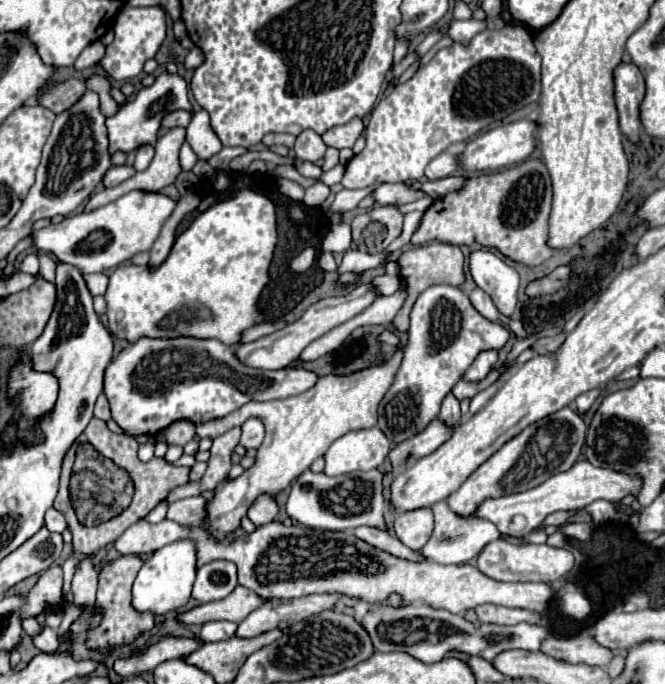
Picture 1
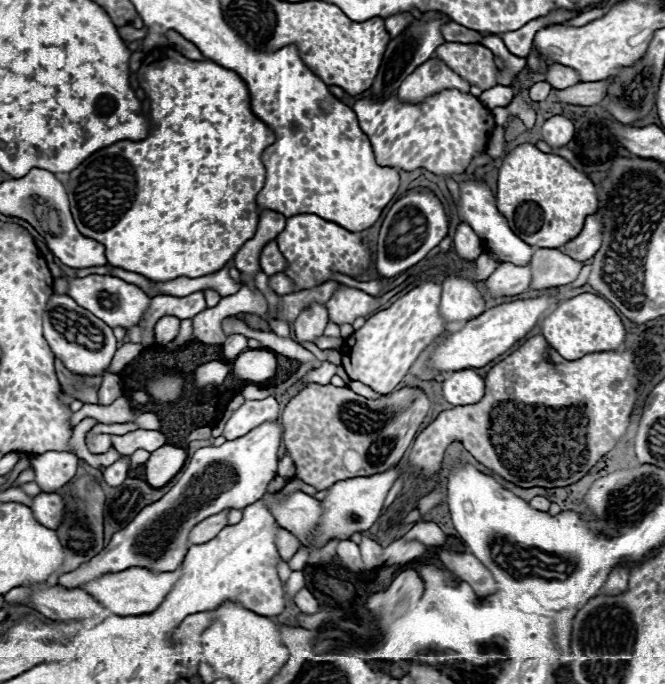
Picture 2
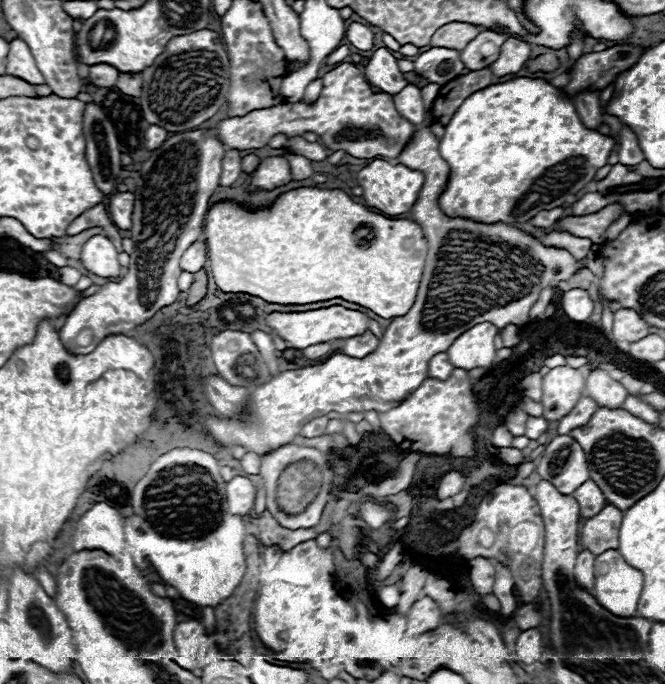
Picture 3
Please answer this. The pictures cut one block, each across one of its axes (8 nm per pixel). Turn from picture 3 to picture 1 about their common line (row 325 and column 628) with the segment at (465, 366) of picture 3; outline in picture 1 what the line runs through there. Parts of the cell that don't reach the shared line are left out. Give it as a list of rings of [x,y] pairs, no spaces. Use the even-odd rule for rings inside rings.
[[[582,460],[582,462],[576,462],[576,466],[572,466],[572,470],[552,476],[552,478],[548,478],[548,482],[544,482],[532,490],[526,490],[520,494],[508,494],[508,496],[500,496],[500,498],[486,498],[482,504],[478,504],[472,518],[490,520],[502,534],[520,538],[520,536],[528,536],[530,532],[534,532],[544,522],[546,516],[550,516],[558,510],[584,508],[600,498],[604,498],[608,502],[618,502],[626,494],[638,492],[638,488],[640,488],[638,478],[628,478],[626,474],[616,474],[614,470],[596,468],[588,460]]]

